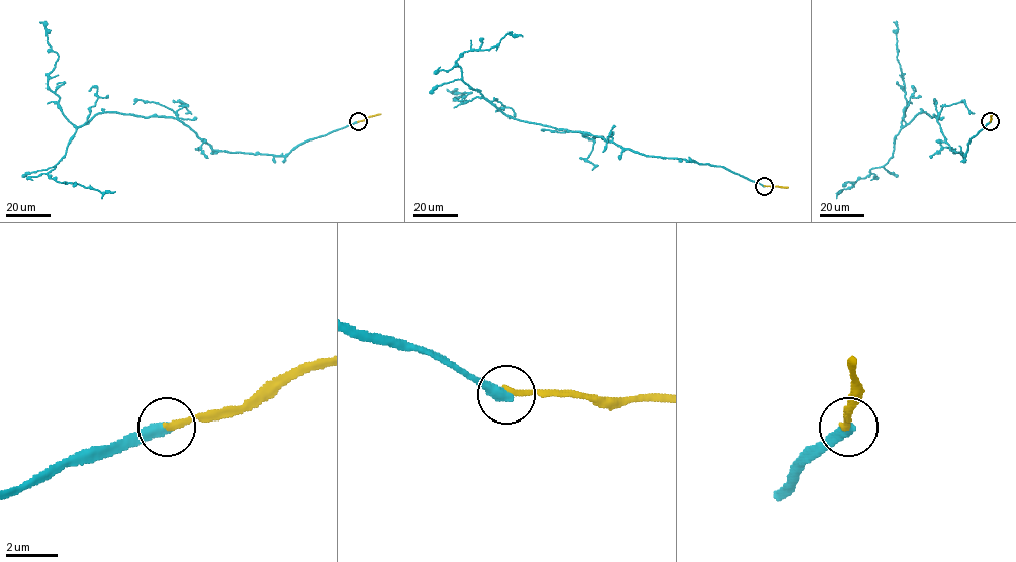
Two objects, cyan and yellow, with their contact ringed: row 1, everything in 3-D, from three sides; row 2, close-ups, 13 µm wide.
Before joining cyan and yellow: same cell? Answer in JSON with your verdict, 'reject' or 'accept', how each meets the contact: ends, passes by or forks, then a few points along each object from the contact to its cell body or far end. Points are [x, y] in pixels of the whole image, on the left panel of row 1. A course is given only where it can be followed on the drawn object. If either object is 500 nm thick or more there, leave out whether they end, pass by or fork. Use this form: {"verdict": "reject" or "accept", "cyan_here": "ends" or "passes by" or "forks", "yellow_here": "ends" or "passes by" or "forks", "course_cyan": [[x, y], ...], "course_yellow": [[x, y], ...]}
{"verdict": "reject", "cyan_here": "ends", "yellow_here": "ends", "course_cyan": [[358, 121], [274, 156], [214, 151], [176, 118], [98, 113], [76, 129], [48, 177], [115, 191]], "course_yellow": [[358, 121], [380, 114]]}

